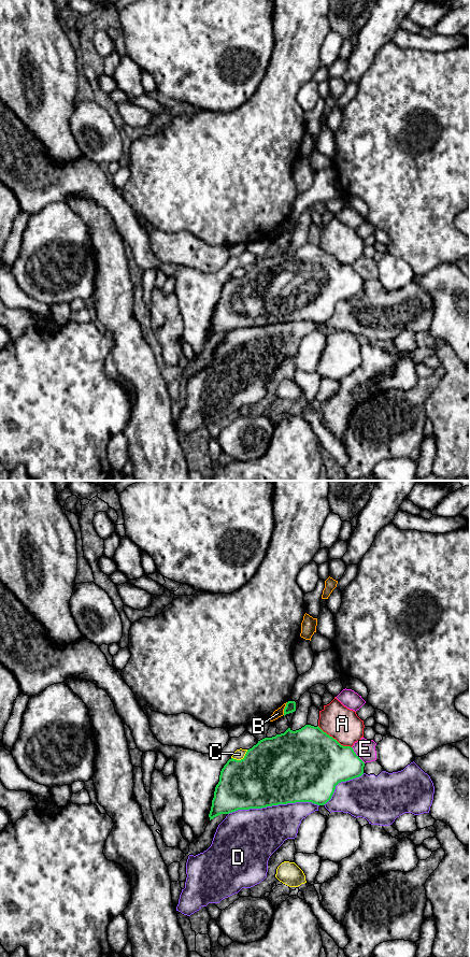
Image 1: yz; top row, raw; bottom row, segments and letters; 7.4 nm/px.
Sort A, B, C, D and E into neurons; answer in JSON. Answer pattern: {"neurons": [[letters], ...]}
{"neurons": [["A"], ["B"], ["C"], ["D"], ["E"]]}

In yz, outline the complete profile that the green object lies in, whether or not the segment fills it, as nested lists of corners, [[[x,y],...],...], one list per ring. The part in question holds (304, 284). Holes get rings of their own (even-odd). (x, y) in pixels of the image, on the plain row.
[[[305,243],[299,248],[265,256],[247,268],[241,278],[229,277],[220,289],[209,332],[210,339],[238,328],[262,327],[272,324],[312,320],[326,323],[336,304],[364,292],[365,281],[353,266],[341,263],[318,244]]]

